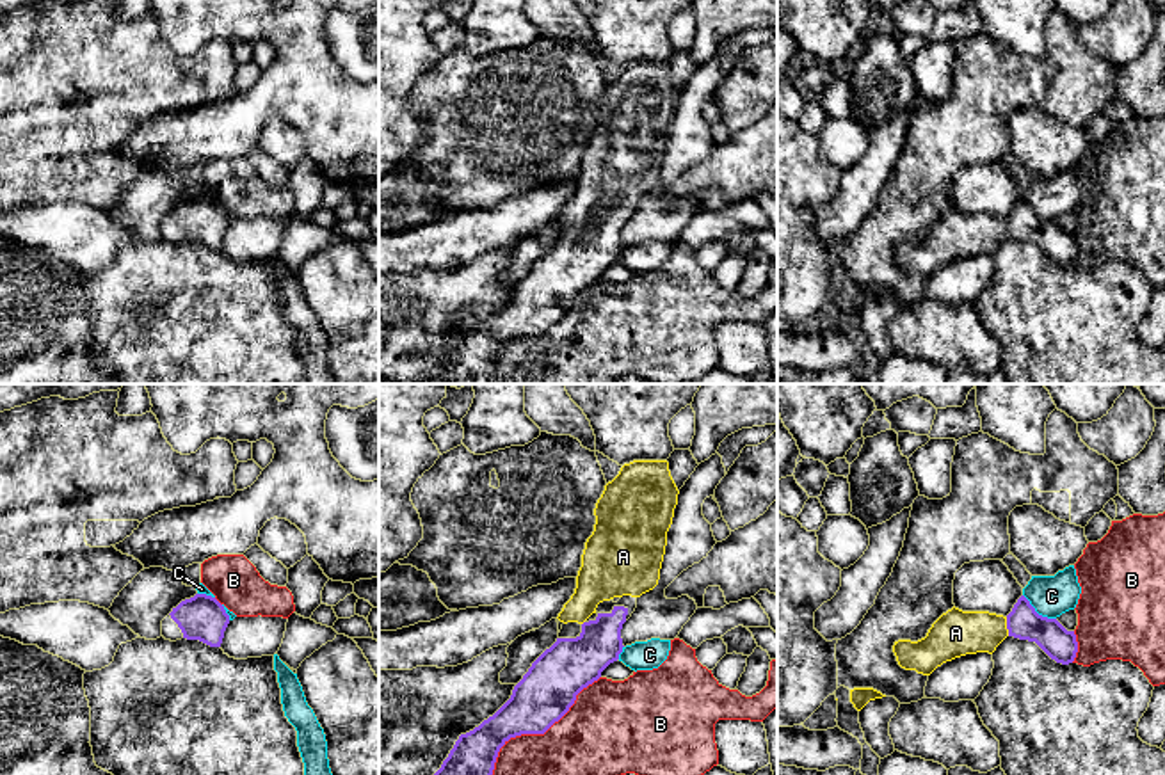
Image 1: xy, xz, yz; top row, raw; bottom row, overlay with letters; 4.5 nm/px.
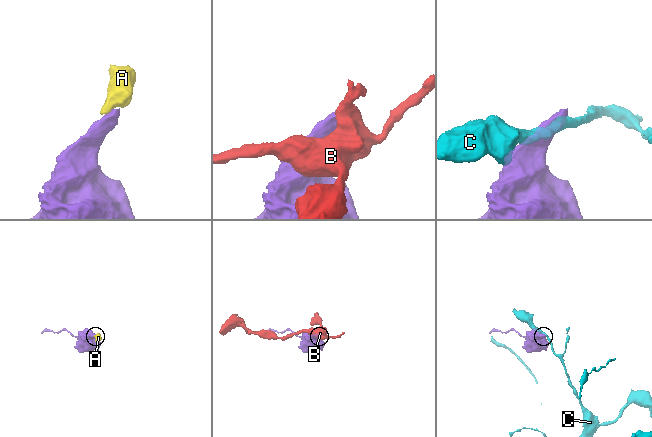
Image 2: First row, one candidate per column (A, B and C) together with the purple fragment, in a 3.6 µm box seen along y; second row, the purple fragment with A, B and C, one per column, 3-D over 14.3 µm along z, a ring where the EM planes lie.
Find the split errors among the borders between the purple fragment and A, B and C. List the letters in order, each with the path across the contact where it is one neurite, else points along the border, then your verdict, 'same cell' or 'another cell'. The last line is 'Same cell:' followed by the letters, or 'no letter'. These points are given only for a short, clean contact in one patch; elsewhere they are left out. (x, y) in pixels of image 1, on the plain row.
A: runs through yz (1023, 224), (1007, 228), (956, 235); same cell
B: another cell
C: another cell
Same cell: A

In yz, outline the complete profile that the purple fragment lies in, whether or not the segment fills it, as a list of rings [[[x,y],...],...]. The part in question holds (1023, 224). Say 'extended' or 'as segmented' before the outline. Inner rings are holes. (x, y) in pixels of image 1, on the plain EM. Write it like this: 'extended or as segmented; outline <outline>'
extended; outline [[[1024,197],[1007,219],[962,213],[953,208],[932,226],[925,240],[898,242],[893,254],[902,270],[930,277],[955,260],[976,254],[992,256],[1007,238],[1035,244],[1062,267],[1073,265],[1078,254],[1074,233],[1067,233],[1057,220],[1039,217]]]

